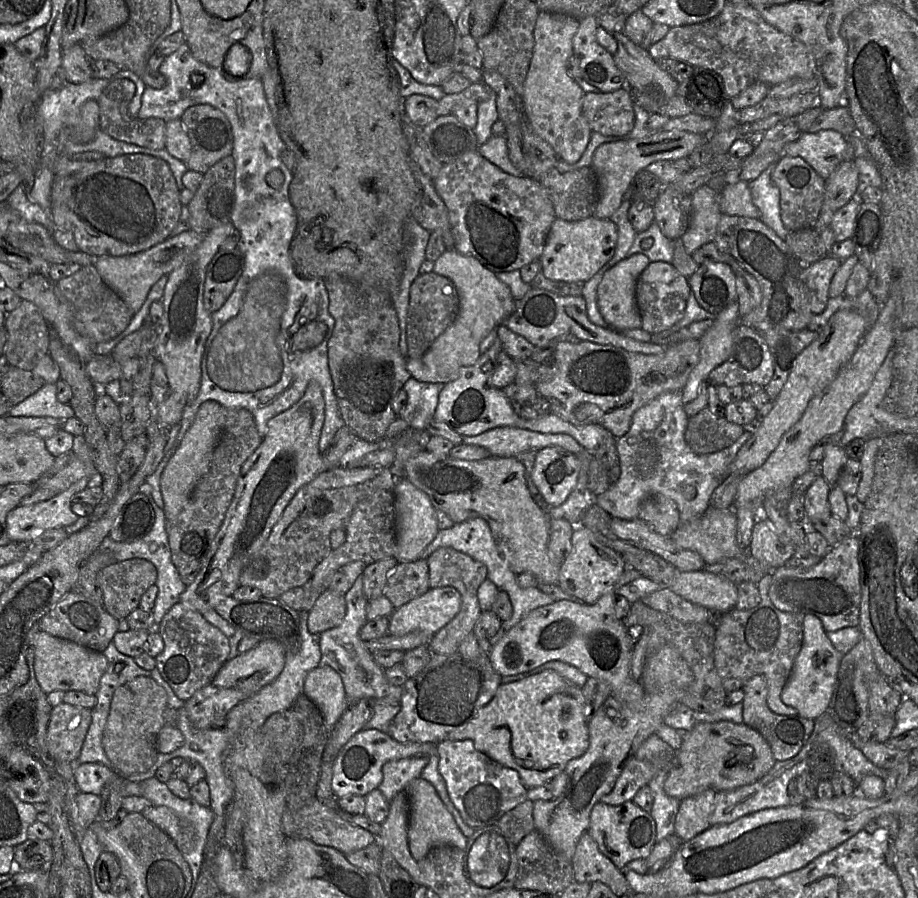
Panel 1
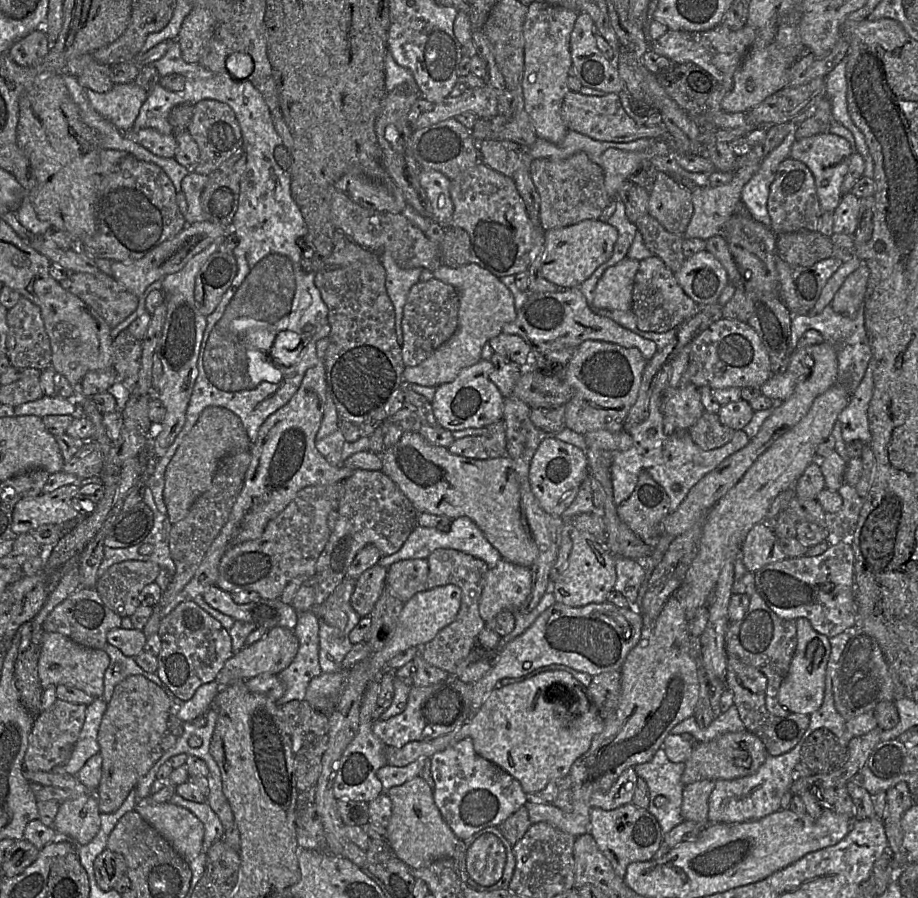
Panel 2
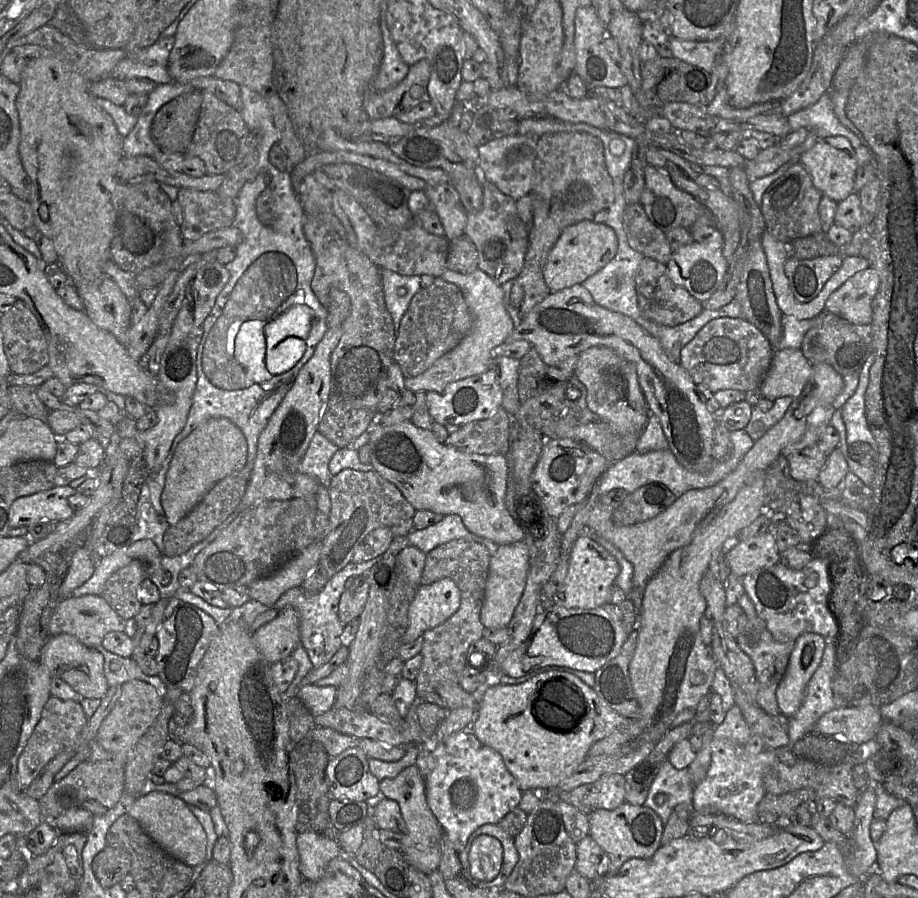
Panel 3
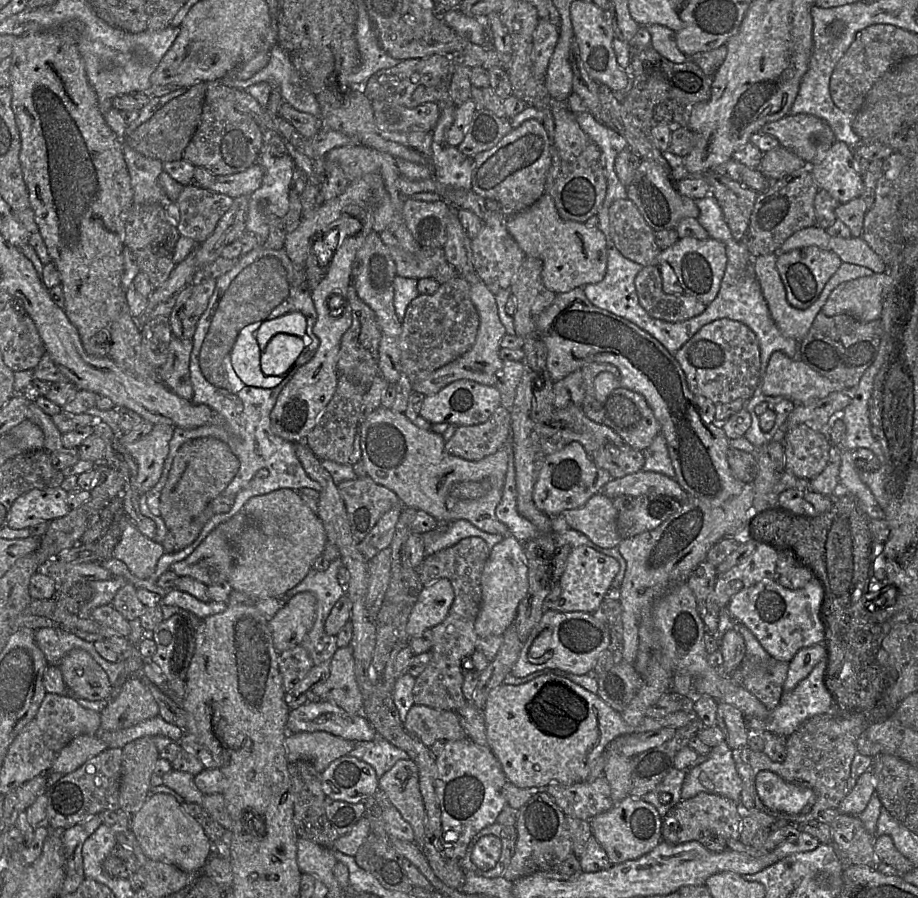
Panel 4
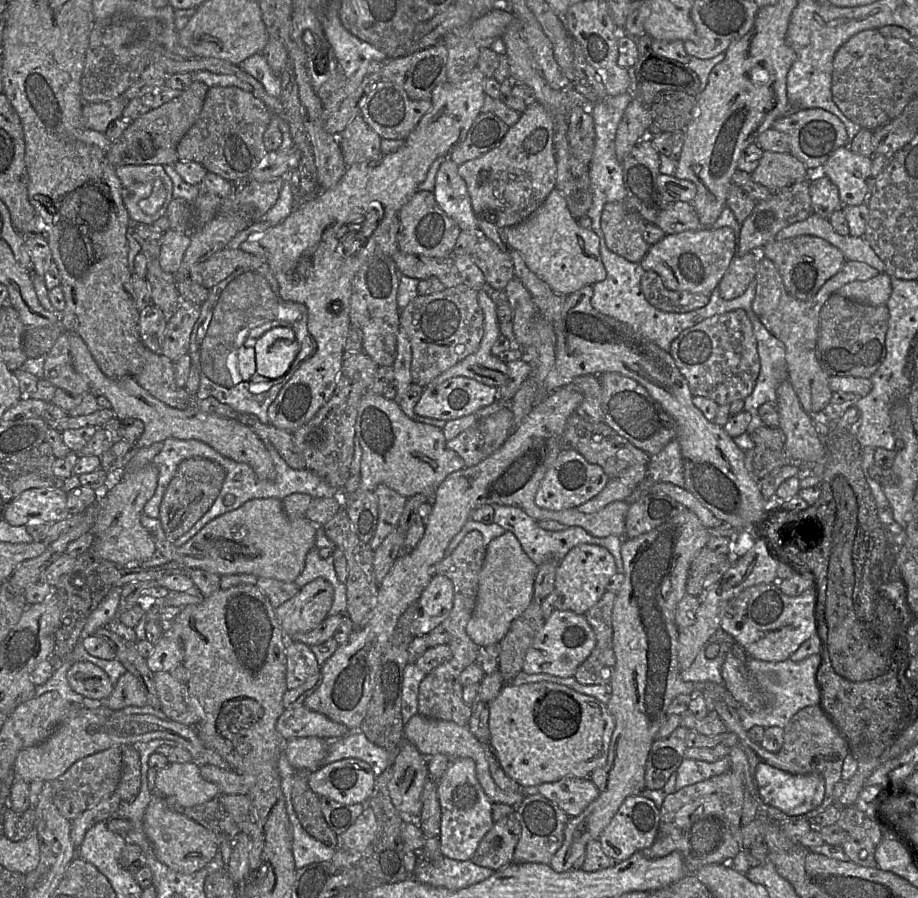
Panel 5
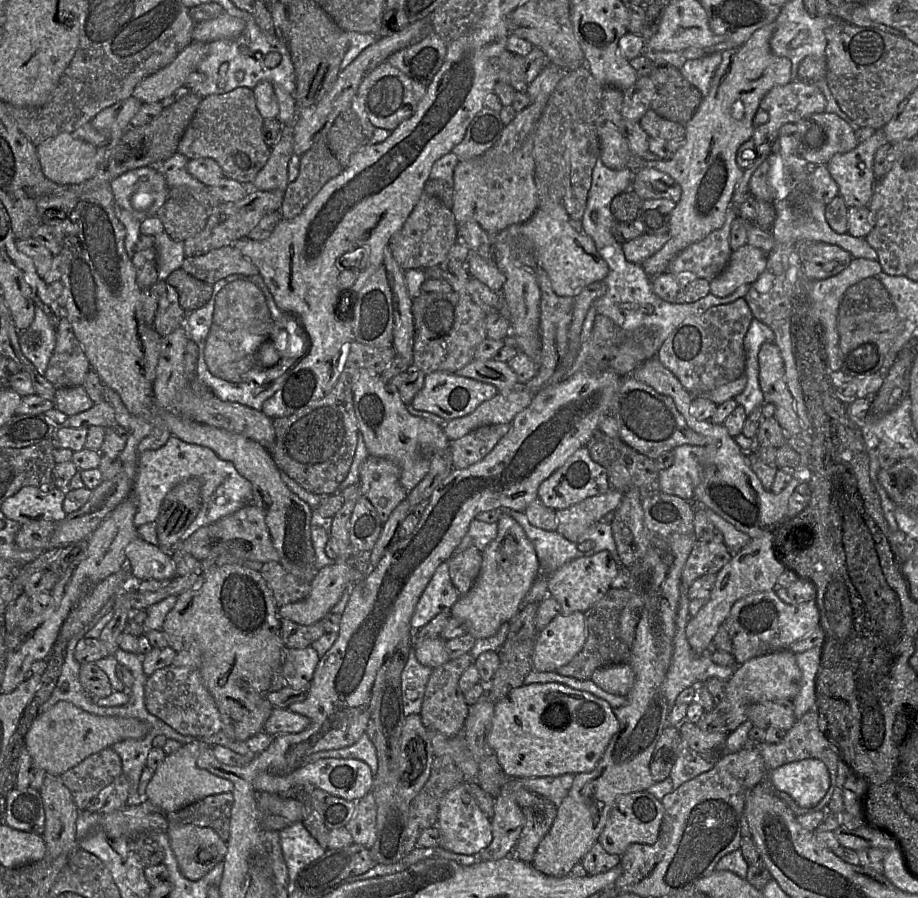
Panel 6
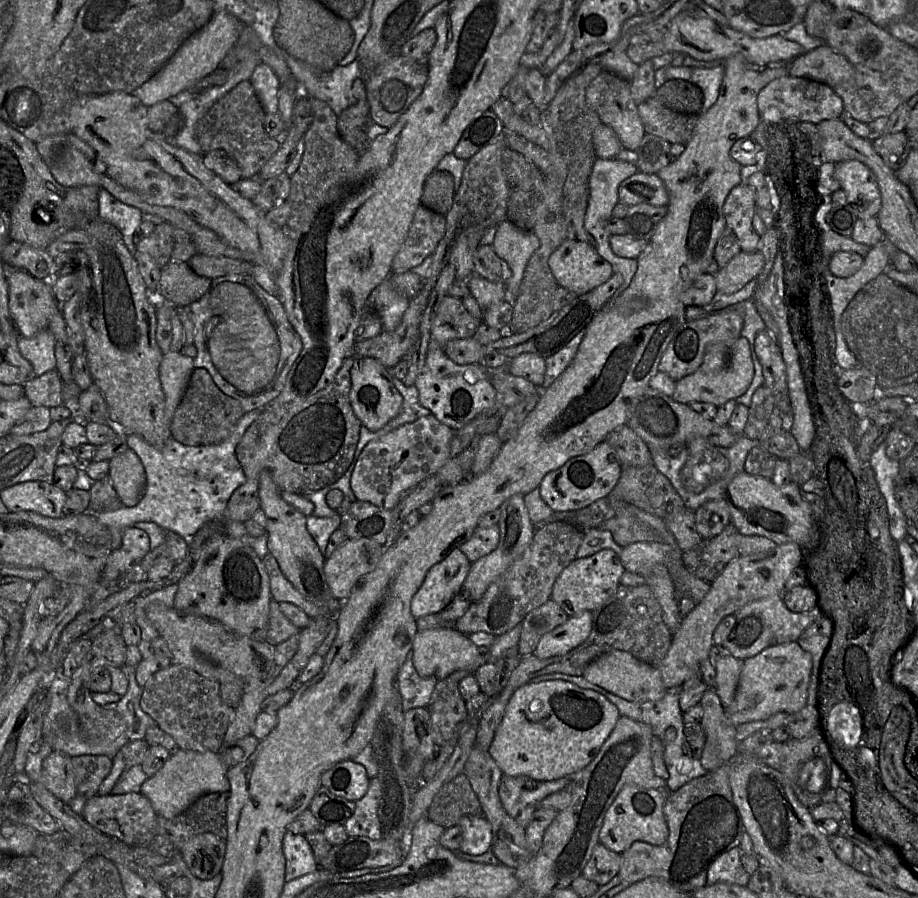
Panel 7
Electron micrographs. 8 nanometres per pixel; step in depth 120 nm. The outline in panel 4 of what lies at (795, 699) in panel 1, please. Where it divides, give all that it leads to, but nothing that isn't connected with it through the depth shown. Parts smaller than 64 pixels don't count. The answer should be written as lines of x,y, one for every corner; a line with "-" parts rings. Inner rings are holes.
822,643
801,648
789,662
788,673
783,683
783,691
792,691
824,657
826,657
826,653
825,646

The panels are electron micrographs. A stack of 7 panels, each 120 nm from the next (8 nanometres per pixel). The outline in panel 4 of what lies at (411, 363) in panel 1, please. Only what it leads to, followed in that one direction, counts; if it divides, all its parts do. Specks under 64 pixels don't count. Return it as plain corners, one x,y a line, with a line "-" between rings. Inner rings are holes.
478,280
471,284
470,297
480,319
474,345
465,354
440,367
427,378
415,383
412,386
413,391
420,392
426,396
432,395
442,390
450,383
461,379
473,380
488,386
496,386
498,374
504,364
504,361
499,356
499,350
501,348
500,341
507,334
506,329
499,318
495,295
483,282

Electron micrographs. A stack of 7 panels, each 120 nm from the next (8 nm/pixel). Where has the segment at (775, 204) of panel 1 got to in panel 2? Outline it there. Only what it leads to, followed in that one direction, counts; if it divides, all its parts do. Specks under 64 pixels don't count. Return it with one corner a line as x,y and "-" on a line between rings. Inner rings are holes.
790,132
783,142
762,160
758,171
742,188
741,202
748,213
767,227
771,226
771,218
767,210
770,185
779,164
790,157
791,146
796,140
794,134
795,132

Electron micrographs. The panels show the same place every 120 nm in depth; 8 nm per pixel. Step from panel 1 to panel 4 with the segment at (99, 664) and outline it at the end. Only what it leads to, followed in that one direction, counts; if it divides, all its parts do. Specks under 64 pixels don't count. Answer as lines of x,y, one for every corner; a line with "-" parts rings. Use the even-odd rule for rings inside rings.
70,650
58,665
67,689
81,699
108,701
113,686
104,669
85,650

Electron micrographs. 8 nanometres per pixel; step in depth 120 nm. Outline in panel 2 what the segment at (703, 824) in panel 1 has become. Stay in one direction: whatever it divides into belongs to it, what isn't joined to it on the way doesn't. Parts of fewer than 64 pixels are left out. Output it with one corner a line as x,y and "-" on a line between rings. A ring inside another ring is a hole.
701,780
684,787
681,806
684,821
709,822
708,801
714,787
714,780

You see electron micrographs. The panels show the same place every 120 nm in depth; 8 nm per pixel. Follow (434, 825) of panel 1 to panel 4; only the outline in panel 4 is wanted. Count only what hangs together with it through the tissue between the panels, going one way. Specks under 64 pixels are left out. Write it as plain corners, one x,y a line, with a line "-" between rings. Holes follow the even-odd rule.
410,758
401,759
379,778
379,789
413,828
414,842
422,846
425,807
419,787
418,767

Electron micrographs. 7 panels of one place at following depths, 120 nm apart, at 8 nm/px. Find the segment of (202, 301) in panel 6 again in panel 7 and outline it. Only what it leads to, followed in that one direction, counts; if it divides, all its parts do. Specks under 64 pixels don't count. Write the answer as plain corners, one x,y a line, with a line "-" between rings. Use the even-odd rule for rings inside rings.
170,261
161,269
156,297
166,299
176,307
189,307
210,289
211,281
209,278
197,275
185,262

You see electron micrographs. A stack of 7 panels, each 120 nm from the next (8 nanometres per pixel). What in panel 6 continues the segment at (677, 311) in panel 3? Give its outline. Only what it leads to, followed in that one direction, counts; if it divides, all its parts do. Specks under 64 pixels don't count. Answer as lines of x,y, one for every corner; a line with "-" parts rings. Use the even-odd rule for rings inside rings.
664,272
651,277
651,284
659,298
673,304
693,303
710,294
710,281
690,272

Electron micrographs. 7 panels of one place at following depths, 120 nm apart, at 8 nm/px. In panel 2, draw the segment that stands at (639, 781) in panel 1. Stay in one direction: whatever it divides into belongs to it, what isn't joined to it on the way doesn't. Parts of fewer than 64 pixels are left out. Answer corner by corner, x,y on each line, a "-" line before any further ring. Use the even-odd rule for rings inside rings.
634,768
625,769
607,792
594,792
591,795
590,807
610,811
632,803
637,779

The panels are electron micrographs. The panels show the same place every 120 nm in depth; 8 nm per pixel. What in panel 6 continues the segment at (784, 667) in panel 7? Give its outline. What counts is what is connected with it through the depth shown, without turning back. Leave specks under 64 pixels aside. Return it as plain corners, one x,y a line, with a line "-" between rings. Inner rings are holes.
788,648
754,657
736,666
733,675
725,683
723,700
711,711
704,712
696,725
704,732
728,734
748,720
746,711
751,704
763,703
764,701
792,700
798,694
801,682
802,673
796,662
796,654

